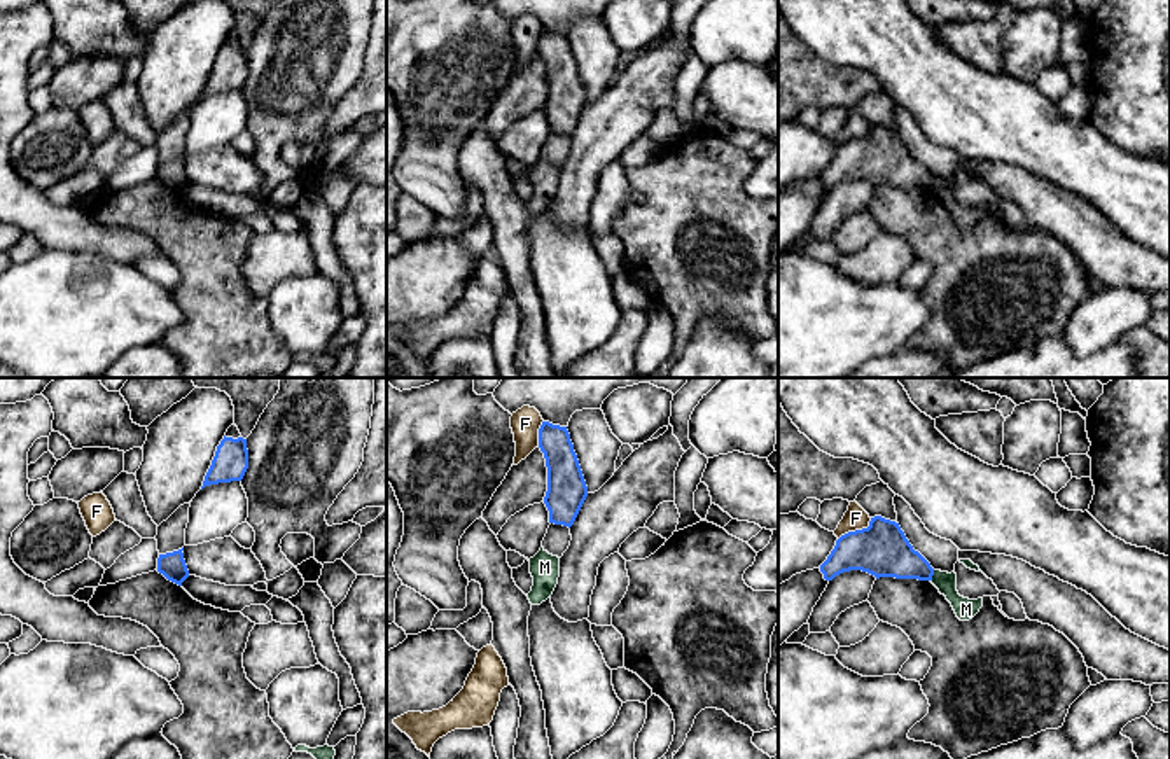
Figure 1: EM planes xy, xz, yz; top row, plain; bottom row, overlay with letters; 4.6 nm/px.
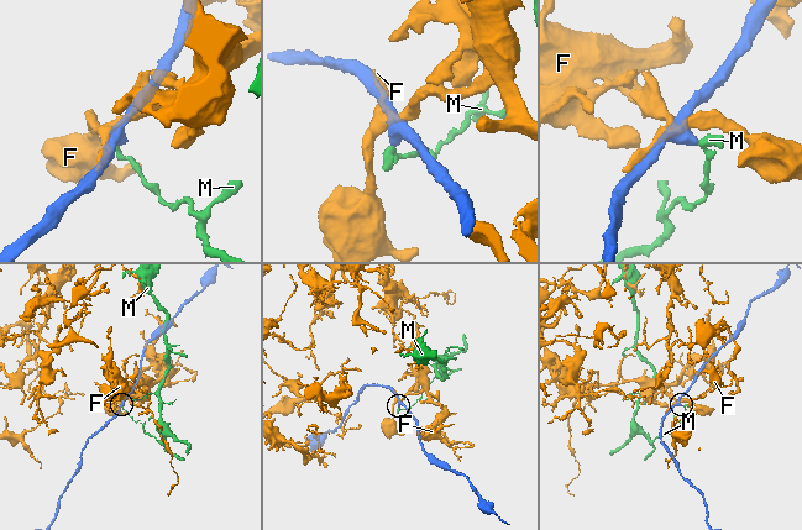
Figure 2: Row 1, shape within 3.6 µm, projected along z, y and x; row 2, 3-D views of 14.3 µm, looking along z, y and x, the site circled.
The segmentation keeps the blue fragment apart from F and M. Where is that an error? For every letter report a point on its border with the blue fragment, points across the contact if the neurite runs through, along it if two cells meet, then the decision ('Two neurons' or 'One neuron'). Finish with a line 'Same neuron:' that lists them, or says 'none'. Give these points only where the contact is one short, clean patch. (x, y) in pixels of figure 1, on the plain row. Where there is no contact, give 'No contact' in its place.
F: Touches blue at yz (856, 139). Two neurons
M: Touches blue at yz (933, 182). Boundary: yz (934, 179), (931, 189). Two neurons
Same neuron: none

